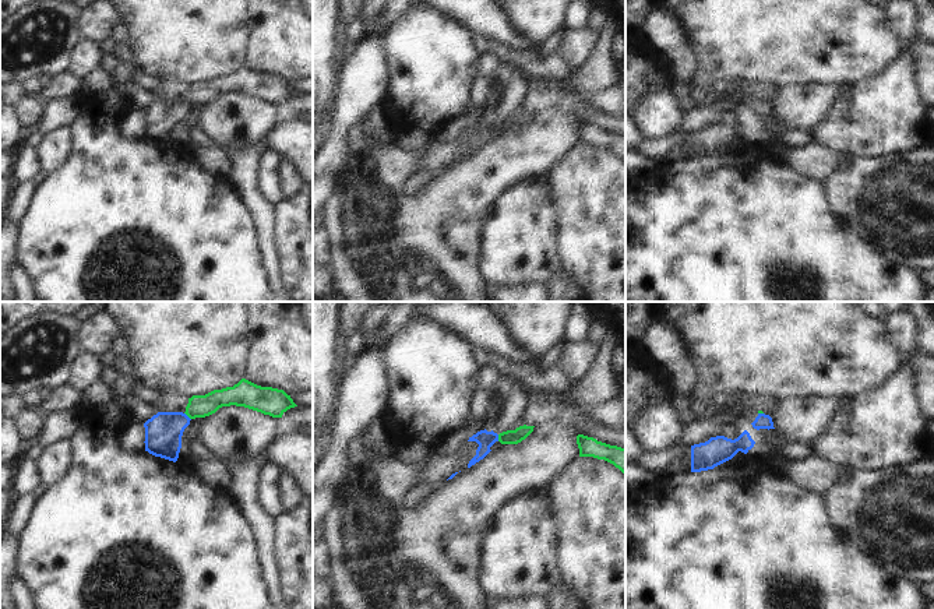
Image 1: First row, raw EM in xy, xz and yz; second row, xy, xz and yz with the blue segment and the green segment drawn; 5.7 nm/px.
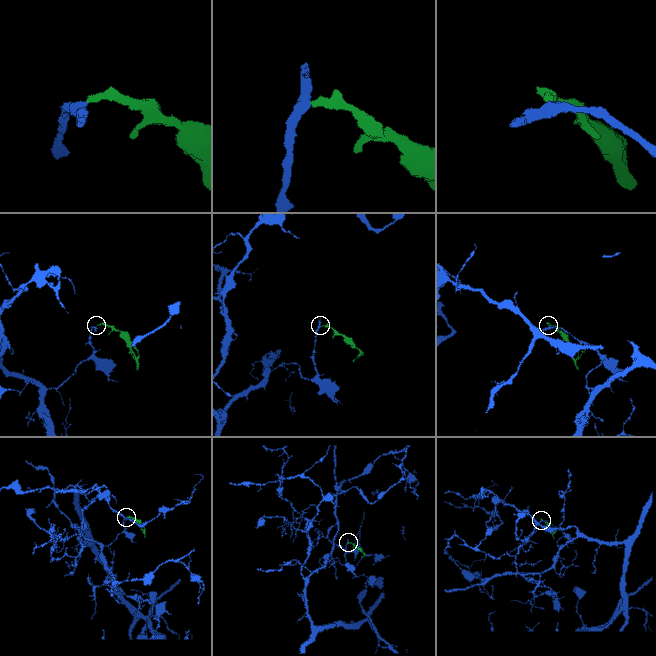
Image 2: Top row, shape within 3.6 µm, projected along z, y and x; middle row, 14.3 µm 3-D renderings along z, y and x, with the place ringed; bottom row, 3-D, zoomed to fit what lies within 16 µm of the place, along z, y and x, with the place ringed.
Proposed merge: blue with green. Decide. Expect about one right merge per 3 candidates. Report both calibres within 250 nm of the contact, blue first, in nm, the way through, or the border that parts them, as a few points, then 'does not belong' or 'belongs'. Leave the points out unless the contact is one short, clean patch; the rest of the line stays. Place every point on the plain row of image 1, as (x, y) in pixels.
calibres 220 and 130 nm; border xy (184, 99), (190, 106); does not belong

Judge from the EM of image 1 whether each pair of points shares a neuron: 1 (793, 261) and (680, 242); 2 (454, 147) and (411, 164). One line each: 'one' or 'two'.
1: one
2: one

